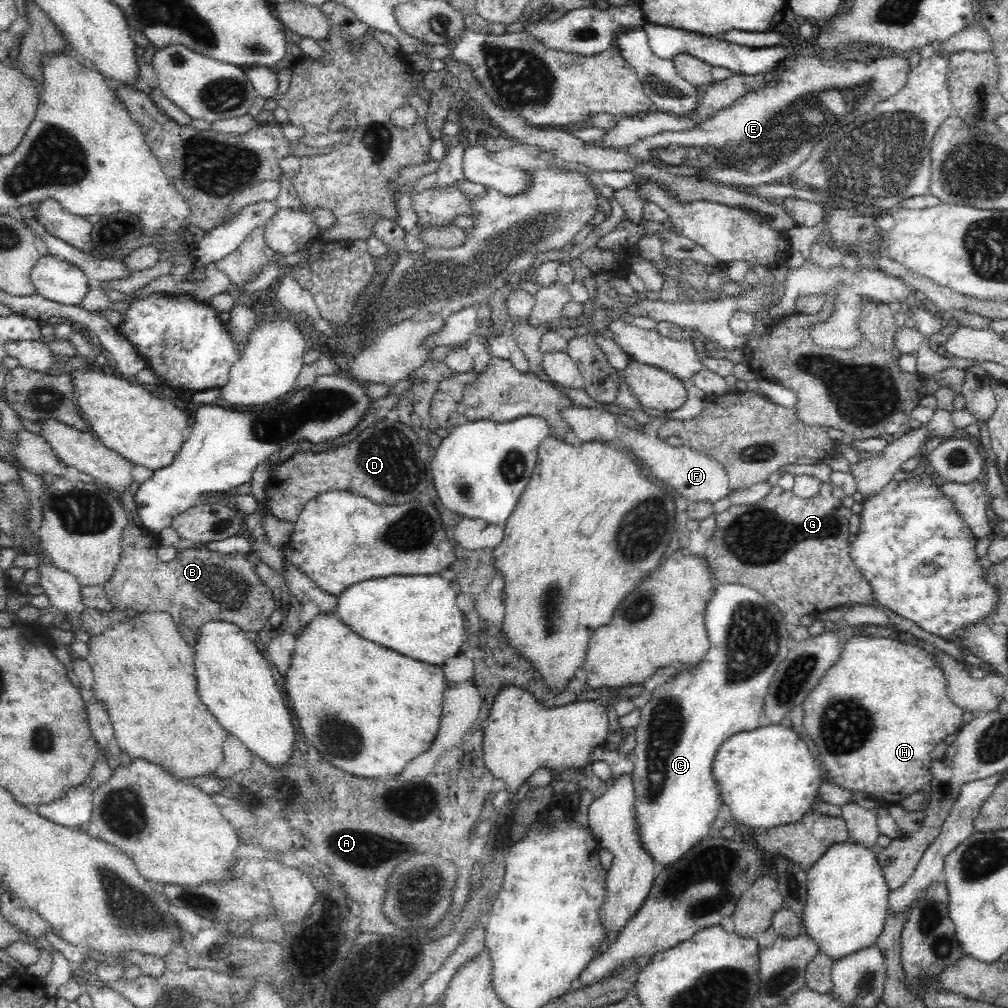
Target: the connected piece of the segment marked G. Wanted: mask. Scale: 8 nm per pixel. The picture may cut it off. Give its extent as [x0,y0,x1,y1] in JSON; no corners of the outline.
[705,482,875,624]

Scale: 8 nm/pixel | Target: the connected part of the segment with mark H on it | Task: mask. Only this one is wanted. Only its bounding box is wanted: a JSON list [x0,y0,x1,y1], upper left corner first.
[801,636,964,805]

